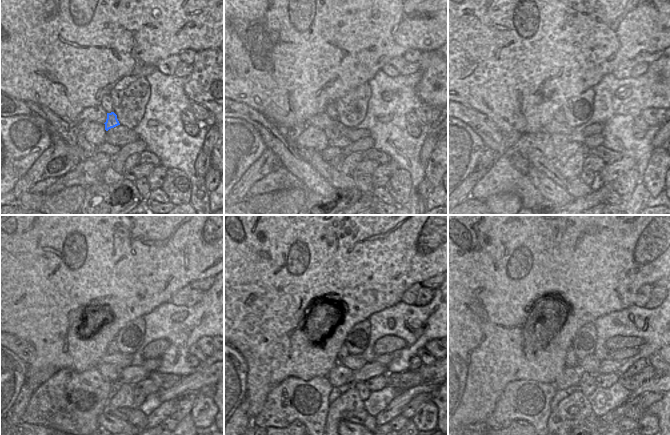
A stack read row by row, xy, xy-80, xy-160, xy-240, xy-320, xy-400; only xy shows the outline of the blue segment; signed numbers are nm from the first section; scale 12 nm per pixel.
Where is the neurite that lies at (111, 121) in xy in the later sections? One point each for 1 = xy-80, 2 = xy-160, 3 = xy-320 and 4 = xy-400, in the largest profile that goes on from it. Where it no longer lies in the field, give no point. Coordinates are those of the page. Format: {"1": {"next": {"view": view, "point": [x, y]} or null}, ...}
{"1": {"next": {"view": "xy-80", "point": [331, 133]}}, "2": {"next": {"view": "xy-160", "point": [558, 140]}}, "3": {"next": {"view": "xy-320", "point": [339, 375]}}, "4": {"next": {"view": "xy-400", "point": [570, 376]}}}

